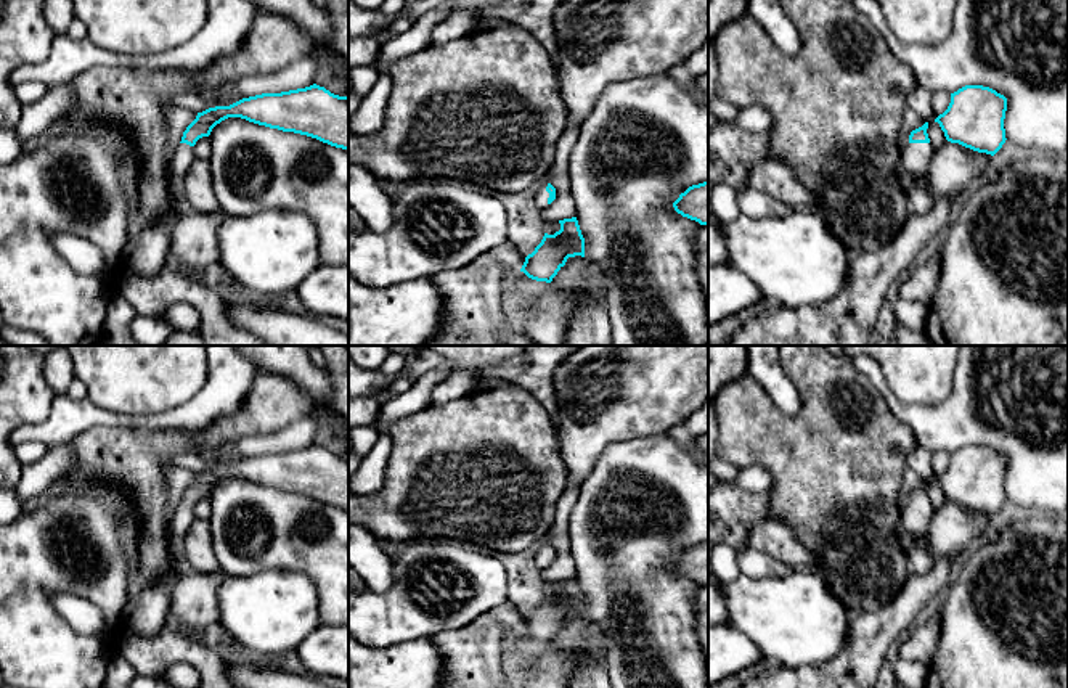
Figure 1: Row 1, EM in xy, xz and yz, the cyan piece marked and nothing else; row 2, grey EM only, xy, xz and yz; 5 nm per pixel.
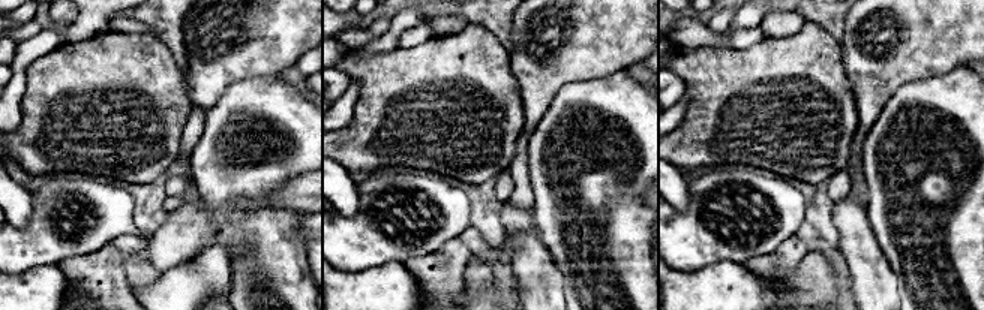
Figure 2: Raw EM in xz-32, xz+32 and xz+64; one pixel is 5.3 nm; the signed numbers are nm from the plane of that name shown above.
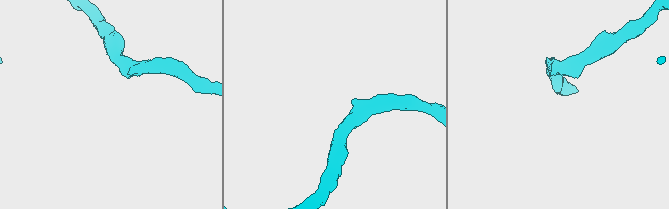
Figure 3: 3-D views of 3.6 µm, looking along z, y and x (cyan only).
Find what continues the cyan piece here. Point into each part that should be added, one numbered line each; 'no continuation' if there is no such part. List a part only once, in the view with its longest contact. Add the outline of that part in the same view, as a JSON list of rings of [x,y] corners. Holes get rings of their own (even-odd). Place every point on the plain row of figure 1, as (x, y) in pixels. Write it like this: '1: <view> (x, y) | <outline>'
1: yz (916, 518) | [[[907,503],[901,510],[901,527],[911,535],[909,567],[912,574],[927,574],[938,558],[928,550],[928,526],[933,510],[930,503]]]

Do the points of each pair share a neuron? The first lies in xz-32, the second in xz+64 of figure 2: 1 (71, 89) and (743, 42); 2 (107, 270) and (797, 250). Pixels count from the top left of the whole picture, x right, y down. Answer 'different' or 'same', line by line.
1: different
2: same

